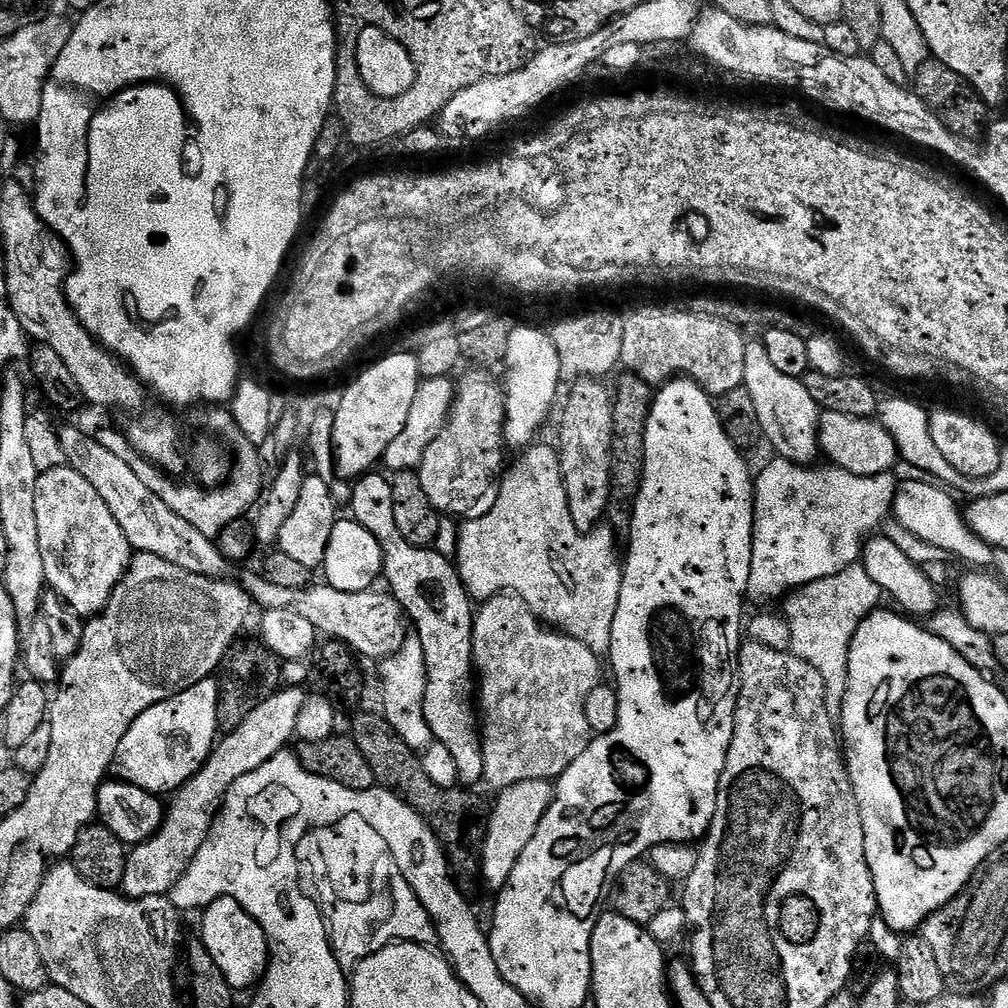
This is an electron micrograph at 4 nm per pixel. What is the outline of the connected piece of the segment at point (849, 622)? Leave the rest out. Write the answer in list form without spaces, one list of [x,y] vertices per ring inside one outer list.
[[[855,564],[830,578],[807,584],[791,593],[782,614],[790,626],[791,652],[809,662],[822,675],[826,690],[826,710],[833,723],[839,723],[849,685],[849,648],[858,626],[882,598],[862,564]]]

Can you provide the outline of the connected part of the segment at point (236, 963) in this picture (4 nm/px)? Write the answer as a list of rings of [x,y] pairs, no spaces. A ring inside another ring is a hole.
[[[232,896],[215,897],[203,912],[198,939],[214,958],[218,970],[222,970],[228,985],[233,990],[255,989],[268,967],[268,939],[260,923]]]

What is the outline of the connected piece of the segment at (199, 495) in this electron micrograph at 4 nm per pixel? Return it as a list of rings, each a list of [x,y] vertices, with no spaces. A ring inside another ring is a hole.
[[[247,442],[241,443],[241,445],[241,448],[236,452],[236,460],[234,456],[234,463],[230,468],[232,484],[225,483],[215,490],[205,490],[203,487],[200,487],[201,489],[190,488],[186,484],[180,484],[173,490],[172,496],[170,495],[170,503],[174,514],[186,518],[186,522],[190,522],[198,530],[202,530],[202,534],[213,538],[219,536],[220,531],[227,524],[247,517],[249,515],[248,511],[252,508],[252,503],[254,503],[254,508],[257,501],[261,499],[262,484],[260,488],[260,476],[258,473],[252,472],[252,467],[256,464],[255,458],[252,457],[253,445]],[[203,490],[208,492],[203,492]]]

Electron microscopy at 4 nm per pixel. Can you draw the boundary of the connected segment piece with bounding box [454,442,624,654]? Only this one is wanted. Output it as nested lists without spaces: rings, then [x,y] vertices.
[[[533,443],[523,453],[524,461],[517,468],[509,467],[503,473],[492,509],[461,523],[464,525],[460,528],[454,555],[456,570],[465,585],[470,586],[473,601],[483,602],[508,593],[521,596],[526,606],[530,606],[533,614],[545,625],[565,636],[578,638],[582,646],[590,646],[590,650],[604,654],[610,646],[614,614],[618,610],[618,594],[622,590],[624,577],[622,556],[616,553],[617,533],[608,526],[597,526],[590,532],[580,532],[578,526],[574,526],[574,518],[570,518],[570,506],[566,502],[560,453],[553,445],[551,448],[540,443]]]

